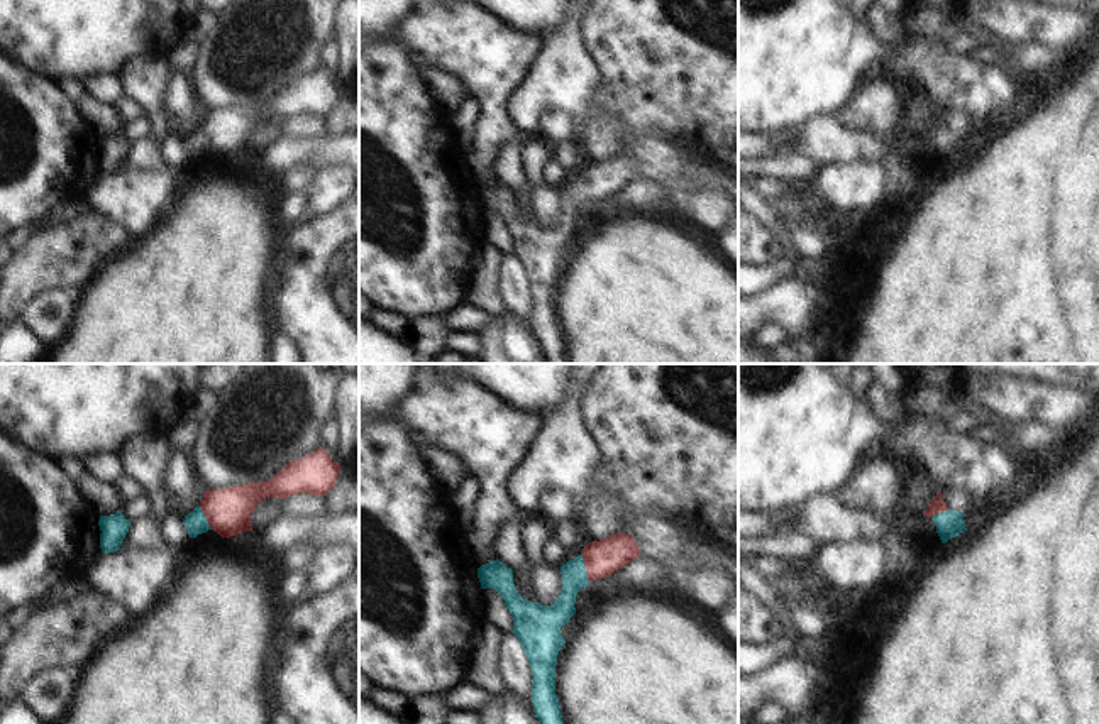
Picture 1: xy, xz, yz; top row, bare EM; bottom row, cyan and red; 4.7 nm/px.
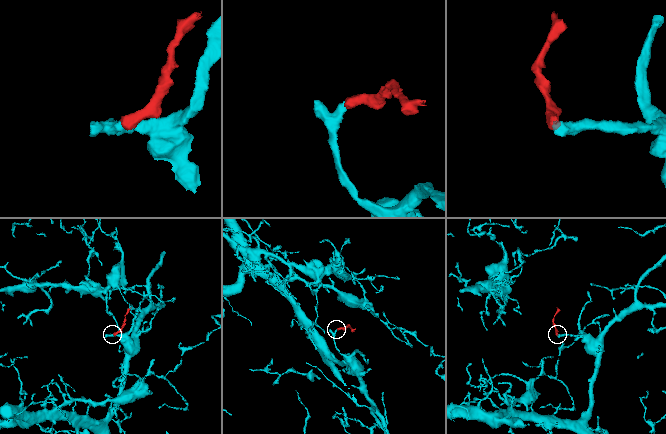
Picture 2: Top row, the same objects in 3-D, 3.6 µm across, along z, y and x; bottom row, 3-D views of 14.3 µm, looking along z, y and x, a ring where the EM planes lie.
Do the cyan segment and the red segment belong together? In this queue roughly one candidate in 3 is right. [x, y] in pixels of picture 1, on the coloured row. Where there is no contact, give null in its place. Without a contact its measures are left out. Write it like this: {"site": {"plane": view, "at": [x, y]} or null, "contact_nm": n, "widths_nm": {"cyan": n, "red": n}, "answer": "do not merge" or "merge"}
{"site": {"plane": "xz", "at": [585, 567]}, "contact_nm": 140, "widths_nm": {"cyan": 120, "red": 170}, "answer": "merge"}

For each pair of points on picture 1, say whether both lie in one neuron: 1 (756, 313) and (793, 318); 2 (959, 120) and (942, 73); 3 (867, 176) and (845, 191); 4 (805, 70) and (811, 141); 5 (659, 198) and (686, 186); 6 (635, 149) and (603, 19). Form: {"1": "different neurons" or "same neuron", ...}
{"1": "same neuron", "2": "different neurons", "3": "same neuron", "4": "different neurons", "5": "different neurons", "6": "different neurons"}

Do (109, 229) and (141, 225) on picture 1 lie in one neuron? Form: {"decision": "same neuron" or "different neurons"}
{"decision": "different neurons"}

